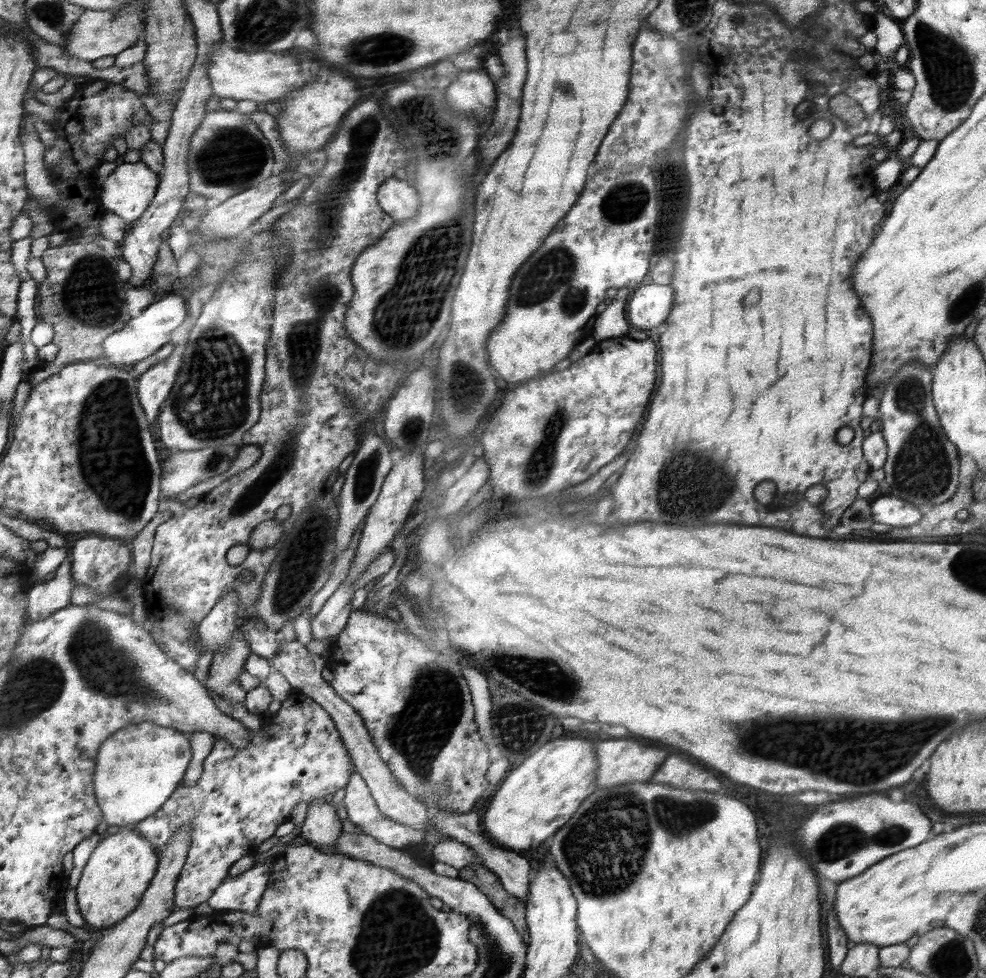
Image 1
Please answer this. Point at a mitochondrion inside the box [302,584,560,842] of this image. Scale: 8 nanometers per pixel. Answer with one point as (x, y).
(435, 705)

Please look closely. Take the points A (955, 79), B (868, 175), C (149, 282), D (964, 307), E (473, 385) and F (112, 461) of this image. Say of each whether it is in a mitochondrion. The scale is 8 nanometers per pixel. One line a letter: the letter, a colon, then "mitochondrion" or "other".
A: mitochondrion
B: other
C: other
D: mitochondrion
E: mitochondrion
F: mitochondrion

